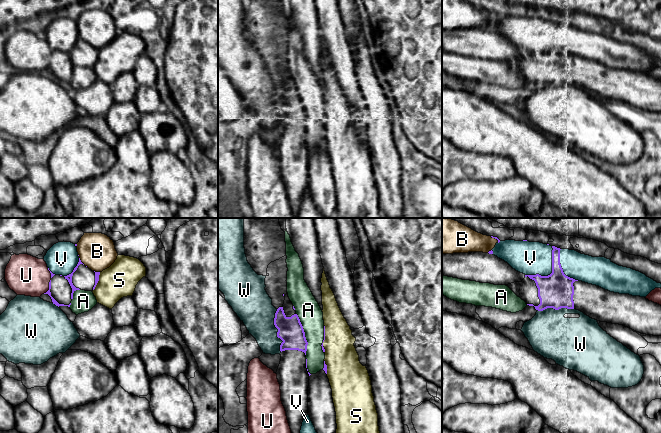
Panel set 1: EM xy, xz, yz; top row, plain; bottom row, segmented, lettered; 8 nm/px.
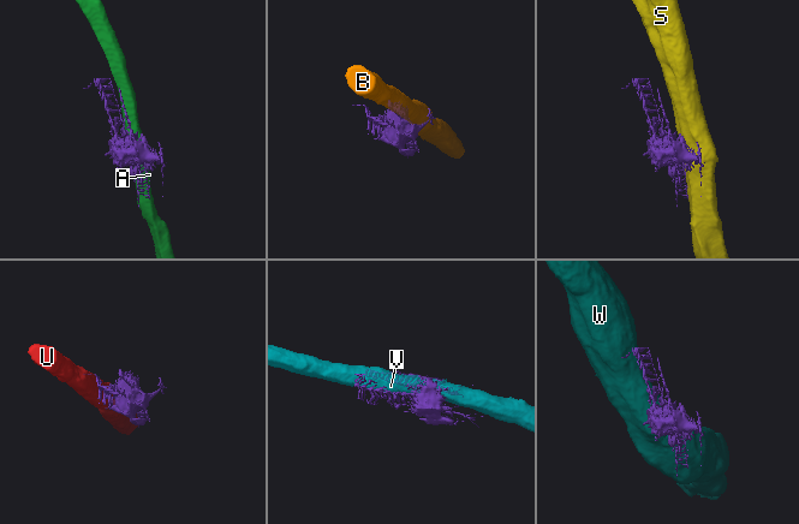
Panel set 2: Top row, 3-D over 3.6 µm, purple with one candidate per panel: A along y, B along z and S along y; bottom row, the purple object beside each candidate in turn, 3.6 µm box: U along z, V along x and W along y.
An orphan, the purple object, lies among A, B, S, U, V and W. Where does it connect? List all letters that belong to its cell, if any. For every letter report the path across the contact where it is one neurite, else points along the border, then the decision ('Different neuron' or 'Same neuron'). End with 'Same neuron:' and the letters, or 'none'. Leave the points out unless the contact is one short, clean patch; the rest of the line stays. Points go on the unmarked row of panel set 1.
A: Different neuron
B: Different neuron
S: Different neuron
U: Different neuron
V: Different neuron
W: Different neuron
Same neuron: none

